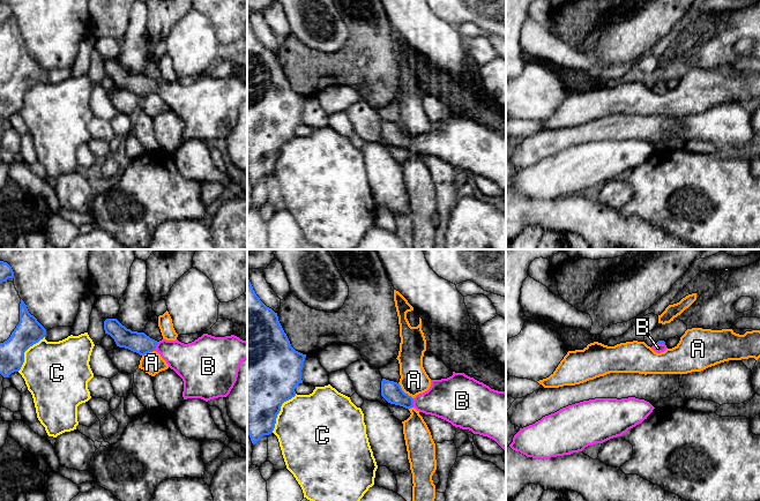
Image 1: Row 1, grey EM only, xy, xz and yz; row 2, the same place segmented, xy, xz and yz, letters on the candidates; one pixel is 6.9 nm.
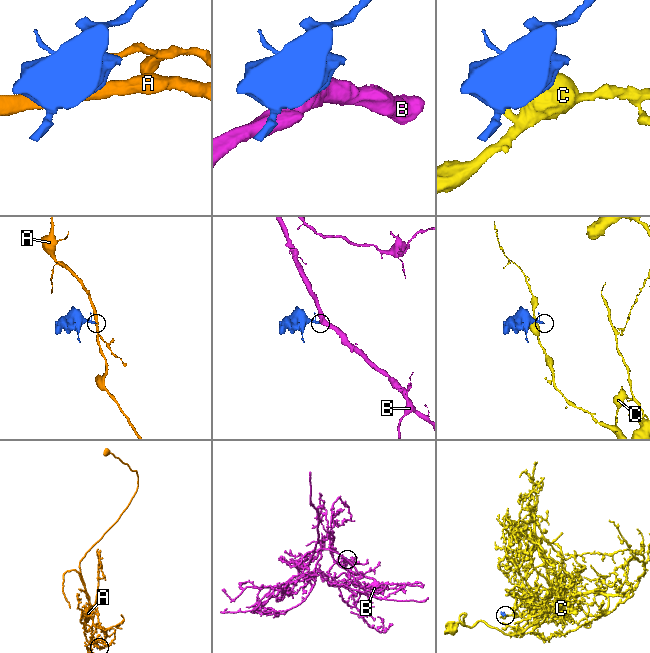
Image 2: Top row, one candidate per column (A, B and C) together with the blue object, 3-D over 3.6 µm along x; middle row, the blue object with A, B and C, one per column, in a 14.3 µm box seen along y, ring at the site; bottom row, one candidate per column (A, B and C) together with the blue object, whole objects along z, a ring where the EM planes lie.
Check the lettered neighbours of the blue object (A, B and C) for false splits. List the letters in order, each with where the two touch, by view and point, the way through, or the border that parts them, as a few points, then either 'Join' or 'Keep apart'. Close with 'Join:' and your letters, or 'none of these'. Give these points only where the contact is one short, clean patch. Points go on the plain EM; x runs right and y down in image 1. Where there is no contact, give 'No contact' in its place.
A: Touches blue at xz (403, 133). Boundary: xz (399, 124), (400, 128), (412, 140). Keep apart
B: Touches blue at xy (155, 88). Path across: xy (138, 83), (155, 88), (163, 88), (187, 102). Join
C: Touches blue at xz (280, 151). Boundary: xz (296, 135), (282, 146), (272, 173). Keep apart
Join: B

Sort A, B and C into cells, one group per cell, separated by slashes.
A / B / C

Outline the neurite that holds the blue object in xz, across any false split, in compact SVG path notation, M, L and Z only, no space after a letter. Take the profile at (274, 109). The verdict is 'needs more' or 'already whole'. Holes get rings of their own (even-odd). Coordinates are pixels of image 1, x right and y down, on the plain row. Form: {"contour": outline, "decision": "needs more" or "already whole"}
{"contour": "M247 20L247 175L253 186L273 174L282 145L296 137L305 99L291 88L277 54L260 42Z", "decision": "already whole"}

